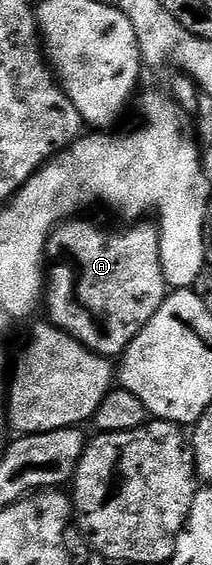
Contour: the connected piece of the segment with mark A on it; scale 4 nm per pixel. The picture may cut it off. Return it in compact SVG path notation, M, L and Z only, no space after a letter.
M68 219L60 224L51 233L51 238L47 240L46 260L49 262L49 268L45 273L45 305L51 308L50 320L58 325L65 333L70 333L76 337L79 342L87 349L99 353L102 357L108 359L118 358L129 347L129 343L133 343L133 339L145 327L145 323L149 323L149 319L153 319L153 315L157 315L157 311L161 307L161 303L168 295L169 282L167 274L163 271L163 260L161 259L161 247L159 246L159 230L154 224L139 225L143 223L135 223L128 233L102 233L95 225L90 225L87 221L79 221L80 219Z

